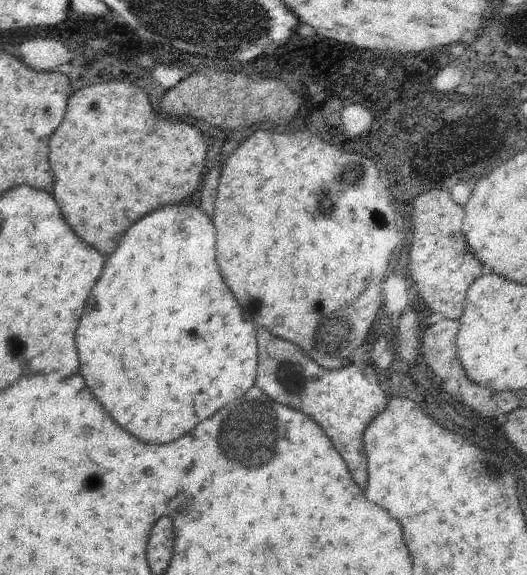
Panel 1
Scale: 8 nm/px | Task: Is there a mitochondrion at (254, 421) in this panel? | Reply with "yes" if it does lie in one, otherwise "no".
yes

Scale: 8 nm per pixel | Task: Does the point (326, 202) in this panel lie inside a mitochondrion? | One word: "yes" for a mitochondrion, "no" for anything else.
yes

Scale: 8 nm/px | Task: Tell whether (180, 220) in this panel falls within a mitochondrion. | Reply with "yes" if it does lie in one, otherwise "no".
yes

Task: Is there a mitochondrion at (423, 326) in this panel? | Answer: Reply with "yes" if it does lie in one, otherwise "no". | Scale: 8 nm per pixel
no

